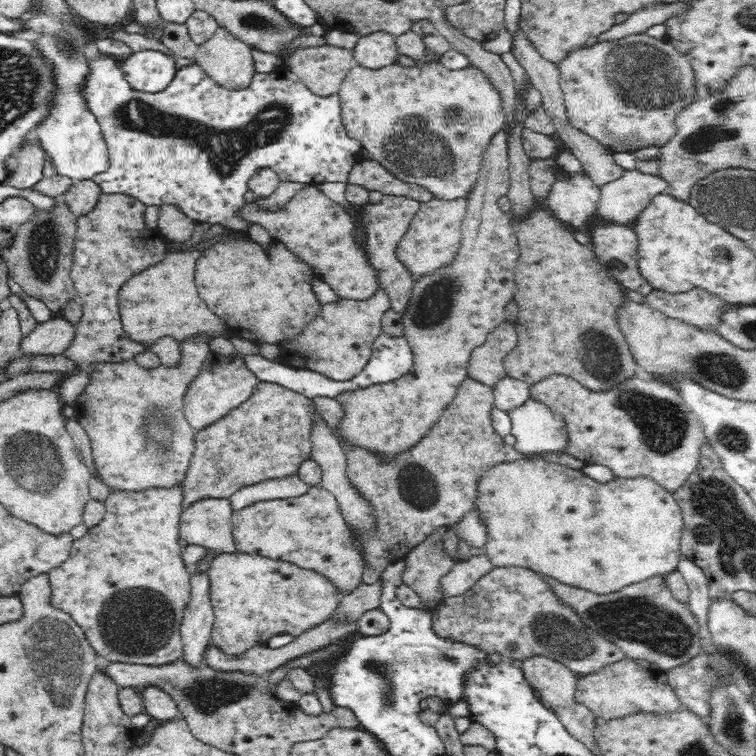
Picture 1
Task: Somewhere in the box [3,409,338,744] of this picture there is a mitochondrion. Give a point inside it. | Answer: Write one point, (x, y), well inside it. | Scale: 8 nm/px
(49, 648)

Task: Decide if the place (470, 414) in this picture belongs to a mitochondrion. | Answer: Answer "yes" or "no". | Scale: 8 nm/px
no

